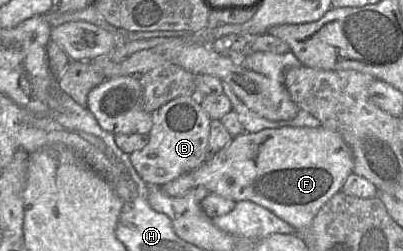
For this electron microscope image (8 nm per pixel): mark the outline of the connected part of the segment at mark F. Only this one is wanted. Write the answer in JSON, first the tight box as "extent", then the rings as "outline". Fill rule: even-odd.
{"extent":[187,126,353,232],"outline":[[[322,126],[283,127],[239,134],[201,166],[187,174],[191,174],[196,183],[203,185],[210,194],[236,203],[243,200],[252,201],[286,221],[296,232],[307,232],[318,211],[335,194],[341,192],[347,177],[353,173],[353,168],[352,150],[337,132]]]}

